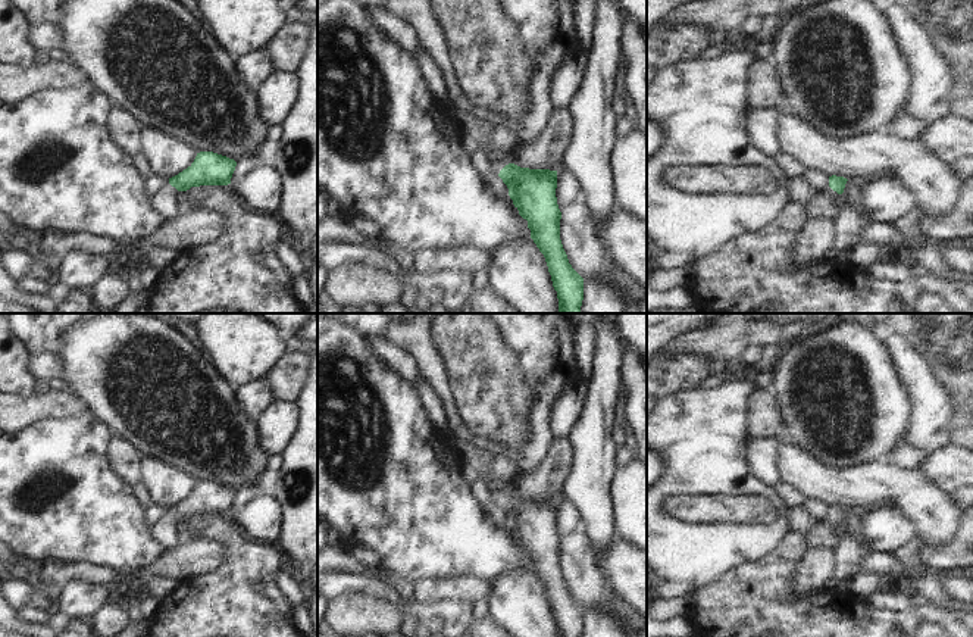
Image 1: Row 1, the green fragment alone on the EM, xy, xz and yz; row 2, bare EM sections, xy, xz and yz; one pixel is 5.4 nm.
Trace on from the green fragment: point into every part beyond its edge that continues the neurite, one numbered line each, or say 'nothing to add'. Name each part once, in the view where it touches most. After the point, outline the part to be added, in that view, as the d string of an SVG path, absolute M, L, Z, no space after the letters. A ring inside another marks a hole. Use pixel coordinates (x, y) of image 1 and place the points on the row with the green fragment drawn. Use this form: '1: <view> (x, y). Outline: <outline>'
1: xy (165, 200). Outline: M166 182L154 196L153 207L162 216L163 221L169 221L178 215L176 210L178 190Z

